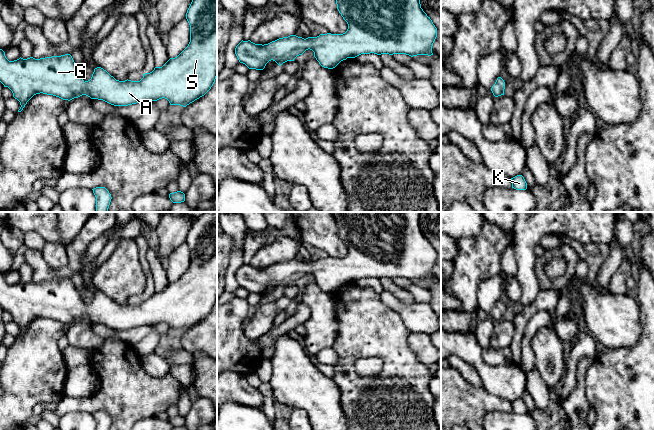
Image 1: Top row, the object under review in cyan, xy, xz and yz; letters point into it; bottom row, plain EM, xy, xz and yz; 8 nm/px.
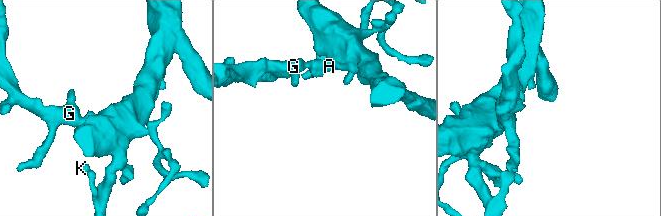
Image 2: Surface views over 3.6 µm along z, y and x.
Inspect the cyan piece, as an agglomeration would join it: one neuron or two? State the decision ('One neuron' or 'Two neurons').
One neuron

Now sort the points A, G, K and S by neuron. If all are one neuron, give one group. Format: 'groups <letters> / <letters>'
groups A G K S

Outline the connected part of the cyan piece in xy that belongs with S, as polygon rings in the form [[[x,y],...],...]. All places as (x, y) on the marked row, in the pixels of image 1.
[[[192,0],[186,13],[186,19],[190,25],[188,46],[177,57],[170,58],[162,67],[155,67],[152,72],[143,74],[140,81],[116,80],[101,67],[95,68],[91,79],[84,81],[70,54],[40,59],[33,57],[23,59],[20,57],[17,60],[9,61],[5,52],[0,49],[0,82],[4,87],[8,87],[12,91],[13,97],[20,102],[21,107],[18,112],[23,110],[34,95],[40,93],[53,95],[68,101],[86,95],[91,99],[103,100],[114,106],[128,106],[143,101],[157,101],[165,98],[170,105],[186,107],[204,96],[211,89],[217,77],[217,0]]]

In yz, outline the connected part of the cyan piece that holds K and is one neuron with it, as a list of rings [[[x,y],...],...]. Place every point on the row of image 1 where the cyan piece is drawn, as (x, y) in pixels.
[[[517,175],[511,178],[511,182],[512,182],[512,188],[516,190],[526,190],[527,189],[527,183],[522,175]]]

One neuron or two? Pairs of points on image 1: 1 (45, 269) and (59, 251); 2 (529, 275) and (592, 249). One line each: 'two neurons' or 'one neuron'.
1: two neurons
2: two neurons

